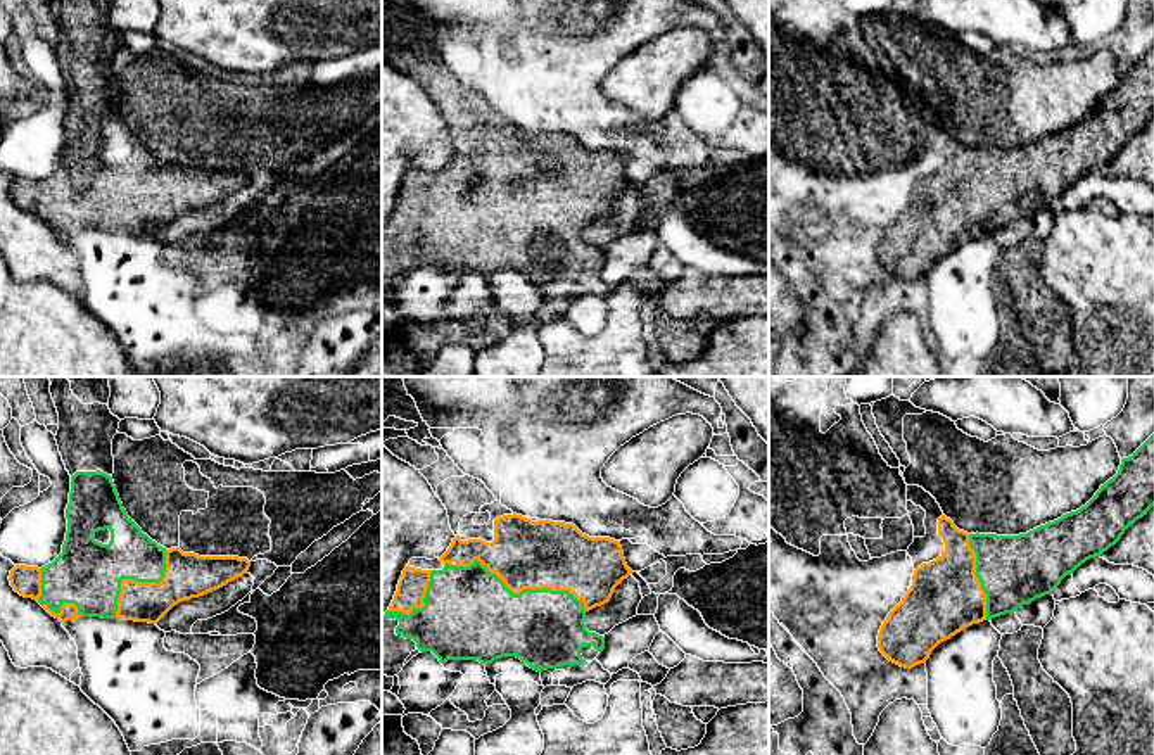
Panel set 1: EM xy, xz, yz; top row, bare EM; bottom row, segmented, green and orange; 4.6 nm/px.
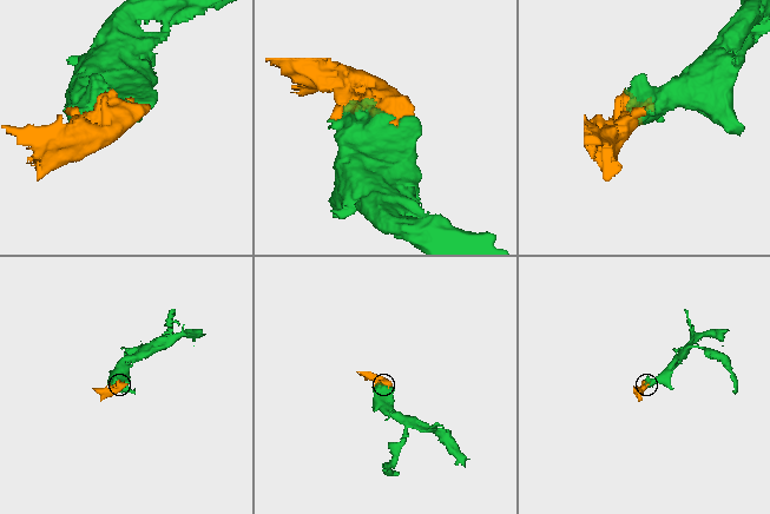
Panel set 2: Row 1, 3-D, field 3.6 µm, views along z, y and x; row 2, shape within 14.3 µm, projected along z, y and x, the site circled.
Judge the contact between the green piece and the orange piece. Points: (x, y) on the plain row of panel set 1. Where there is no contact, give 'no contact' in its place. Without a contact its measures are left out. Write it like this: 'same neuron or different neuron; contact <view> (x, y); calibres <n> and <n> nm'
same neuron; contact xz (524, 203); calibres 380 and 320 nm

